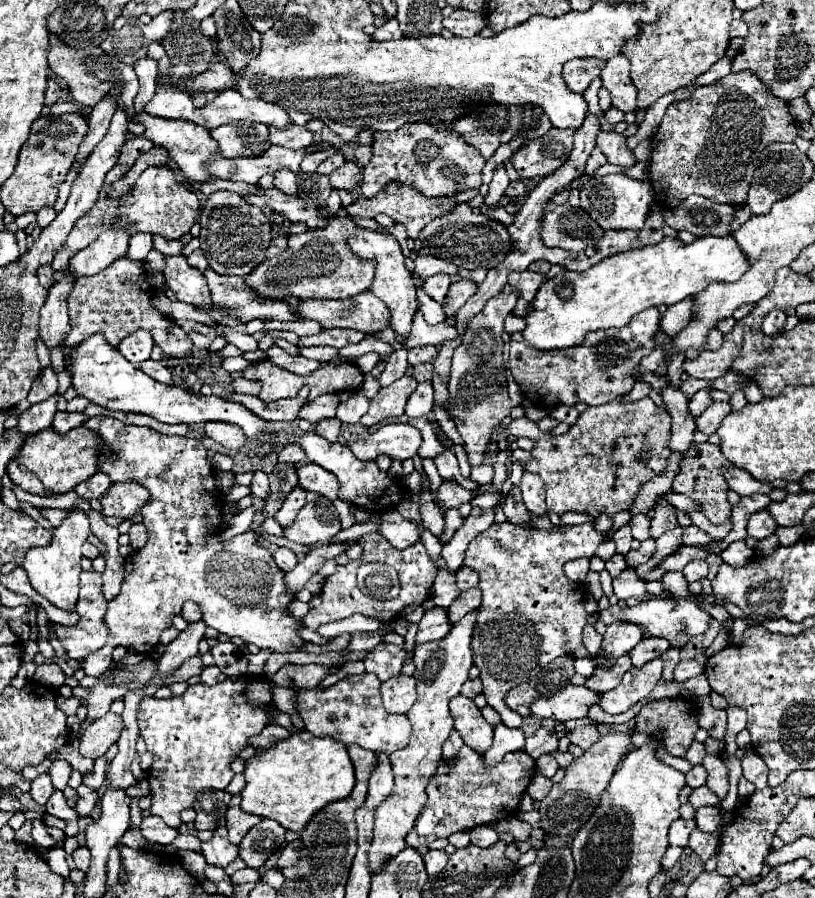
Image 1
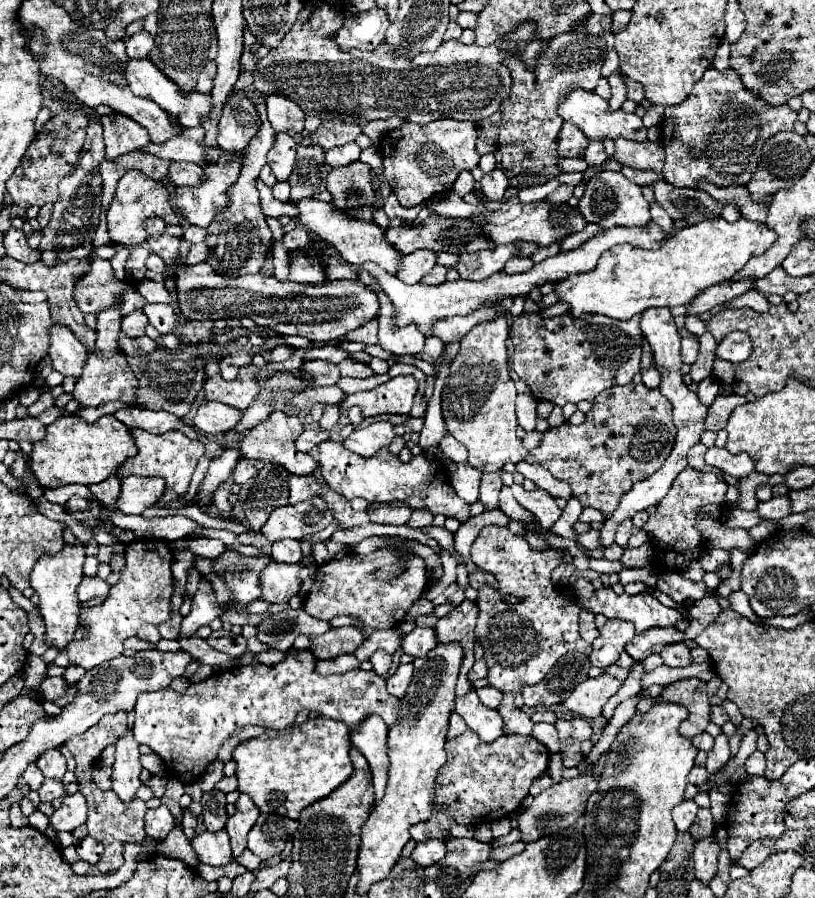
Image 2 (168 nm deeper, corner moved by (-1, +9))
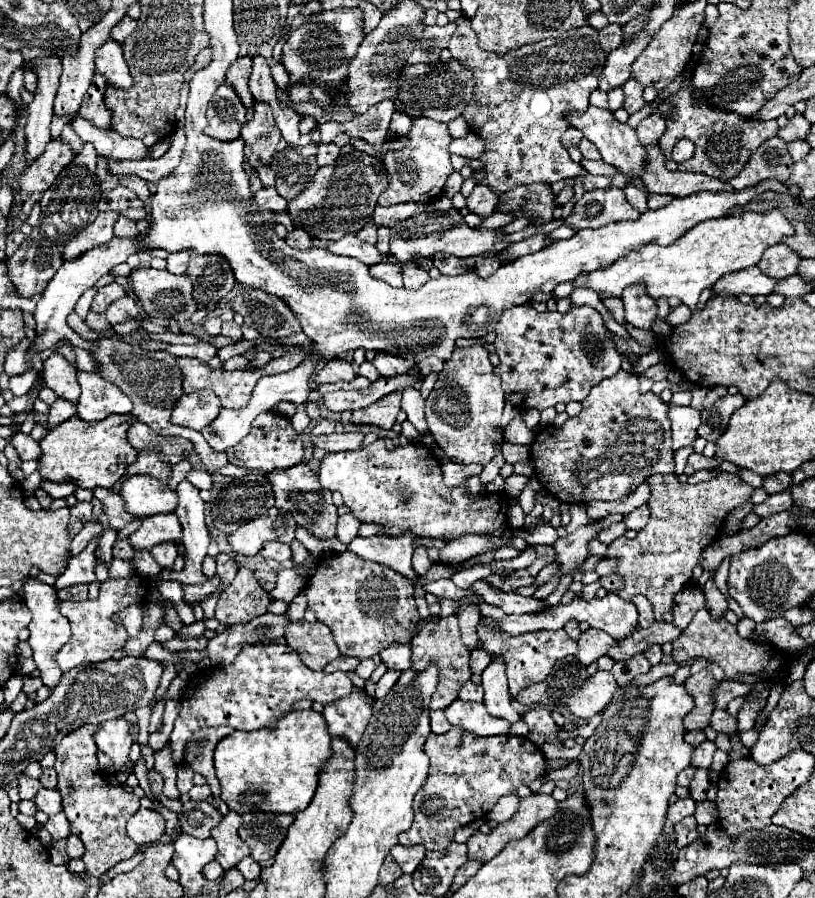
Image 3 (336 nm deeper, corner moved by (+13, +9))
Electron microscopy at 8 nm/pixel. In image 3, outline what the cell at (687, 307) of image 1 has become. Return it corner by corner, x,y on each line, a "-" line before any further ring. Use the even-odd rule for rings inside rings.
757,267
753,269
741,269
741,273
731,273
729,277
723,277
713,287
715,293
733,293
733,295
771,295
777,287
777,279
763,275

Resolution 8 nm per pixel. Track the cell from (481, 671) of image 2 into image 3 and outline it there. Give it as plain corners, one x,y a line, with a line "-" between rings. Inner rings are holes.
473,649
471,651
471,671
483,673
483,669
491,663
491,655
485,649

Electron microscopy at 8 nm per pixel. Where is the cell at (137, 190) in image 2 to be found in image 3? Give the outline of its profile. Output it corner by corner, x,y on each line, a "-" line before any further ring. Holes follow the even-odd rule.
115,211
99,213
91,225
87,225
79,235
69,239
69,243
63,247
61,259
73,261
73,259
81,257
81,253
111,241
113,239
113,223
117,221
117,217
119,217
119,213
115,213

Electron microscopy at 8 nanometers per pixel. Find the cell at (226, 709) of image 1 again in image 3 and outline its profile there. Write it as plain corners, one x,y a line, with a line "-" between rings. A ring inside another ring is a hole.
243,645
231,665
205,671
203,677
193,687
189,687
181,699
181,711
171,733
175,761
183,759
187,733
193,733
201,727
233,725
233,729
255,731
277,721
299,699
313,699
325,705
327,701
337,701
349,695
351,691
353,683
343,671
311,671
287,645

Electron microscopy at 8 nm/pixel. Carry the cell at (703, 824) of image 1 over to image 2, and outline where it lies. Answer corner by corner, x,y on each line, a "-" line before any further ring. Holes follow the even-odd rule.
699,809
697,813
697,819
695,823
691,825
689,829
691,837
697,841
697,839
703,839
703,837
709,837
715,833
715,823
713,823
713,817
711,817
711,811
709,809

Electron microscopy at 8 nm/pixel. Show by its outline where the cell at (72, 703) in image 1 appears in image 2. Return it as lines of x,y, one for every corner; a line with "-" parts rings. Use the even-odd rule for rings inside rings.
45,677
39,691
45,701
57,701
69,691
69,685
63,677

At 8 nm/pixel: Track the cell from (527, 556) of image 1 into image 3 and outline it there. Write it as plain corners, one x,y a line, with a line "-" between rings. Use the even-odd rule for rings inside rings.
479,625
477,635
479,635
481,647
485,651
489,651
493,657
497,657
497,655
505,657
511,697
515,697
521,689
547,679
547,675
551,673
553,665
559,659
563,659
567,655
575,655
575,651
577,651
577,643
563,629
559,629
559,631
533,631
533,633
523,633
521,637
505,637
505,633
497,633
497,629
485,629
485,625

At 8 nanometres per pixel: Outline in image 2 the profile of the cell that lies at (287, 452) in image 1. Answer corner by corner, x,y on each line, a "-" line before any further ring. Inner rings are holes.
305,429
297,439
295,439
295,447
303,453
309,453
315,445
319,445
321,441
329,439
329,431
323,429

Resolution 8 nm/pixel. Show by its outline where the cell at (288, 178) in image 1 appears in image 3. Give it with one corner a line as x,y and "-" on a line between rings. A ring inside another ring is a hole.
253,99
253,117
241,125
241,137
247,145
251,145
253,153
269,165
273,153
277,151
277,143
281,141
281,133
273,121
271,107
263,101

